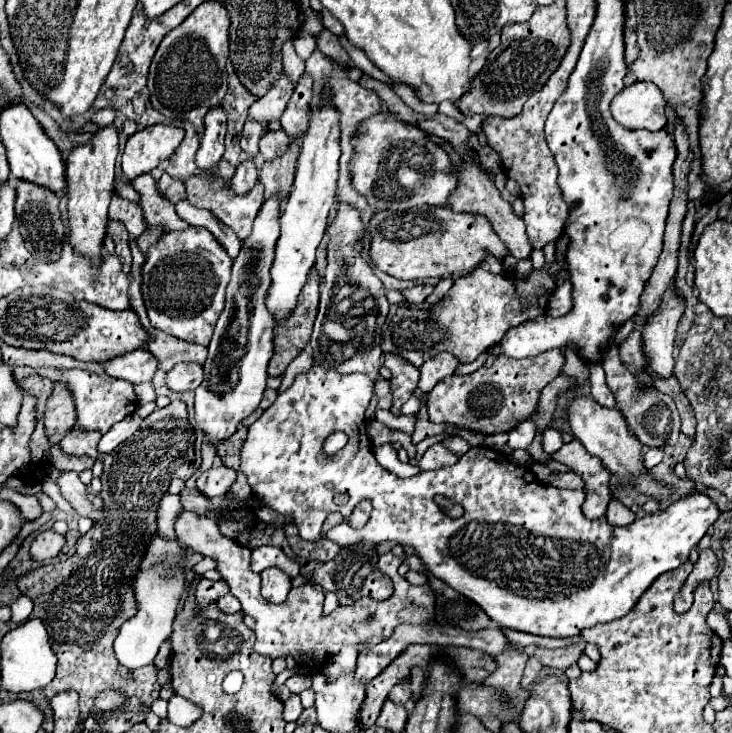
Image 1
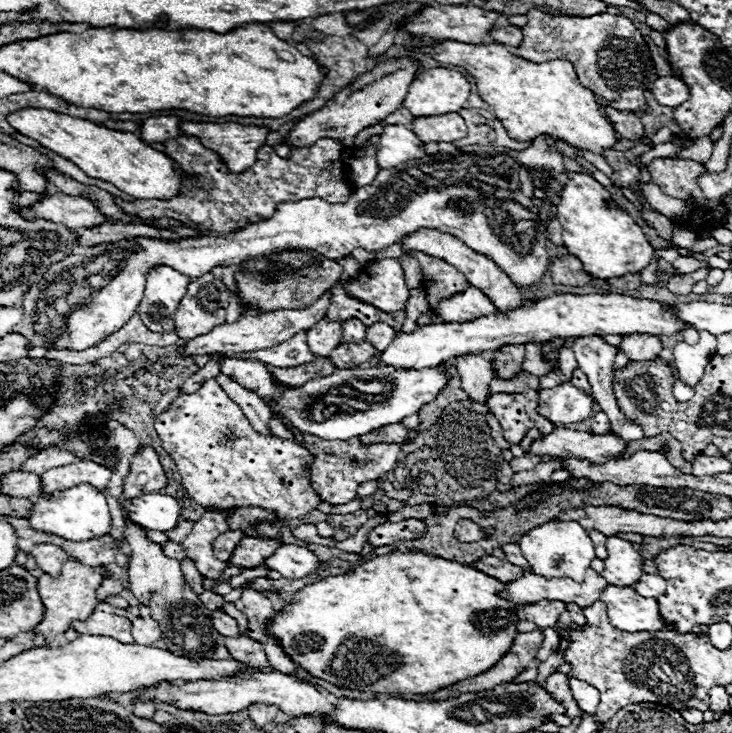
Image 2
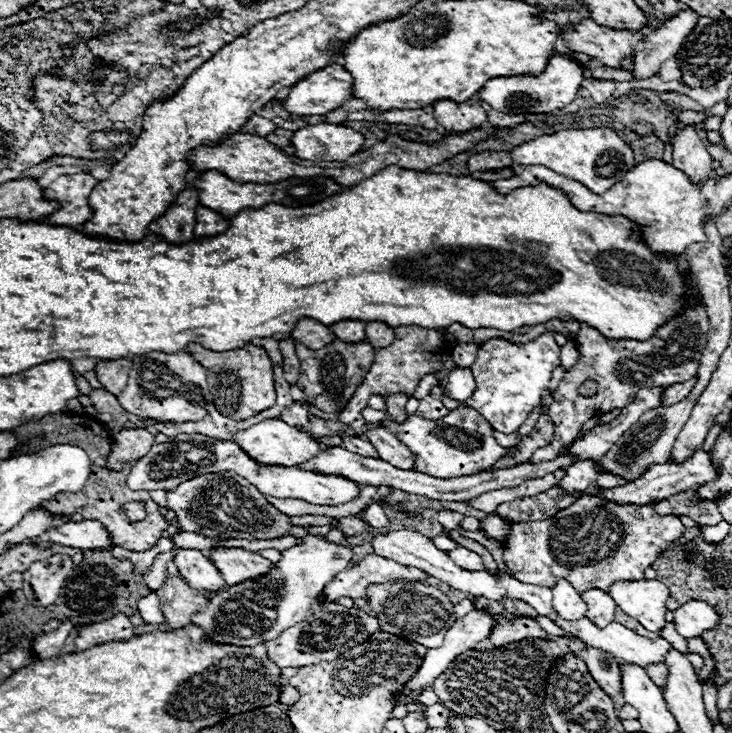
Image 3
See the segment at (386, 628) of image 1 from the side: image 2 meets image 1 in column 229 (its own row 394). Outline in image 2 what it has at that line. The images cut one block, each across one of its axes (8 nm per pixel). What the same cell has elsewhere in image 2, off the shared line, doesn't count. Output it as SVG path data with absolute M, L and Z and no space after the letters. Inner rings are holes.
M564 382L556 388L538 390L538 412L542 418L550 418L550 422L582 422L590 418L594 410L594 402L574 384Z

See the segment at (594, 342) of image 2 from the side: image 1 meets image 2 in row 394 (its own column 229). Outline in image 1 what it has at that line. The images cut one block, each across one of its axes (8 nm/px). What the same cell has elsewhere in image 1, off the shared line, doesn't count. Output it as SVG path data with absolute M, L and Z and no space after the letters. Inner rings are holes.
M226 594L218 600L218 608L224 612L224 614L236 614L240 610L240 602L238 598L234 598L232 594Z

